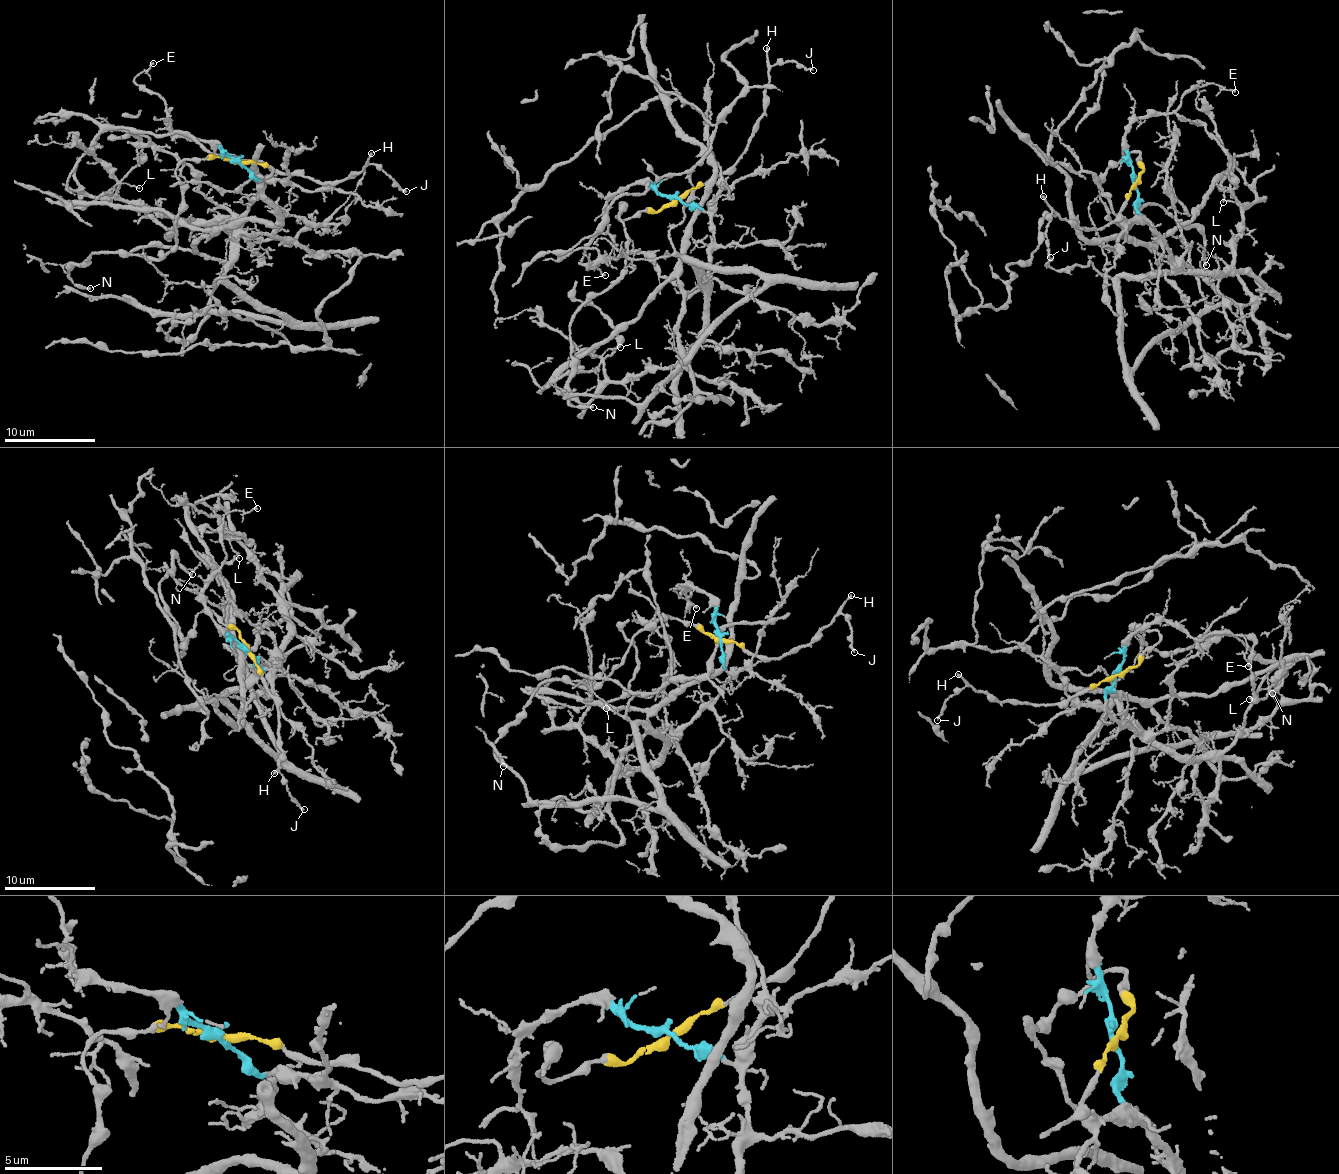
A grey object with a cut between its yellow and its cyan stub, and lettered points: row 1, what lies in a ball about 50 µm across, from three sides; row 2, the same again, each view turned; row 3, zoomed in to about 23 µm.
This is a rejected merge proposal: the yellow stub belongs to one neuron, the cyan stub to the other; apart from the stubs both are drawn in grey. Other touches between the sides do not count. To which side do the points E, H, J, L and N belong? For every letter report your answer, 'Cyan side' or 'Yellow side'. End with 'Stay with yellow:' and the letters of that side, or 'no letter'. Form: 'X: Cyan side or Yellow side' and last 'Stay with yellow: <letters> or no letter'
E: Cyan side
H: Yellow side
J: Yellow side
L: Cyan side
N: Yellow side
Stay with yellow: H, J, N

